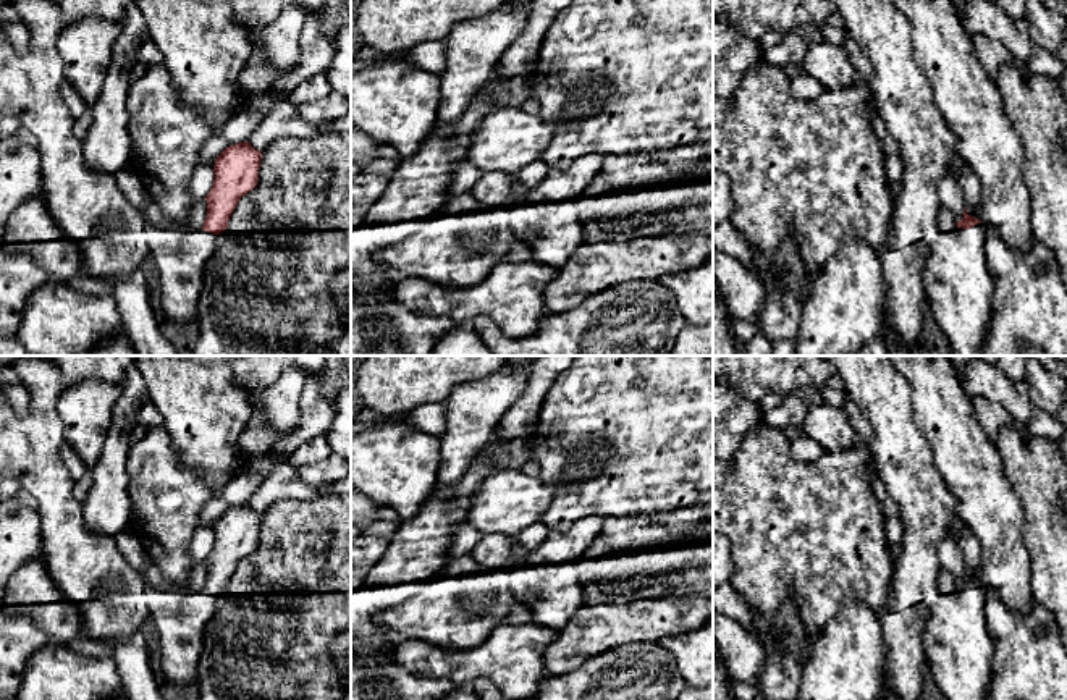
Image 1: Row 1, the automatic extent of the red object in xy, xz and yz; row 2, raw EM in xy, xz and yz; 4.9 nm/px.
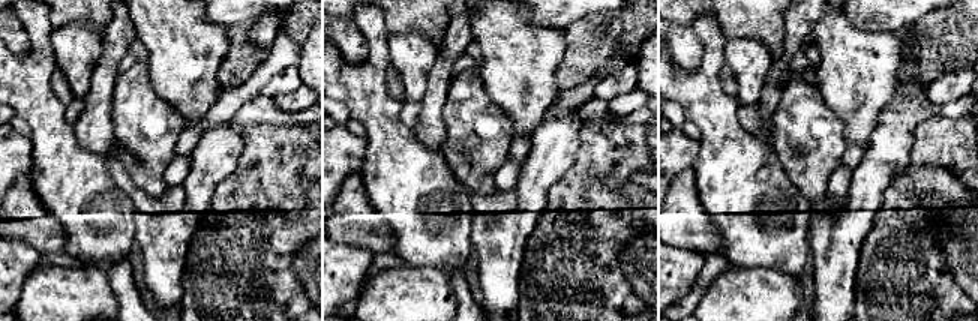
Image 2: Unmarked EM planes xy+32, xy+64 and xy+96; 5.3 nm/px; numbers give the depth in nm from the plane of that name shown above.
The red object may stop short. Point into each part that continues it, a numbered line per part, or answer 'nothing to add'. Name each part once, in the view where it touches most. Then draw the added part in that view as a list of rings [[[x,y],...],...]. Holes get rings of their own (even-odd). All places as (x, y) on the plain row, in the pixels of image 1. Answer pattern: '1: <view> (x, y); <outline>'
1: yz (957, 649); [[[985,585],[925,598],[923,655],[946,700],[986,700],[993,653]]]

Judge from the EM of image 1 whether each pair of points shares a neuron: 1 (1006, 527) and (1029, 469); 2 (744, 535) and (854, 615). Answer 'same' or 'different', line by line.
1: different
2: different

